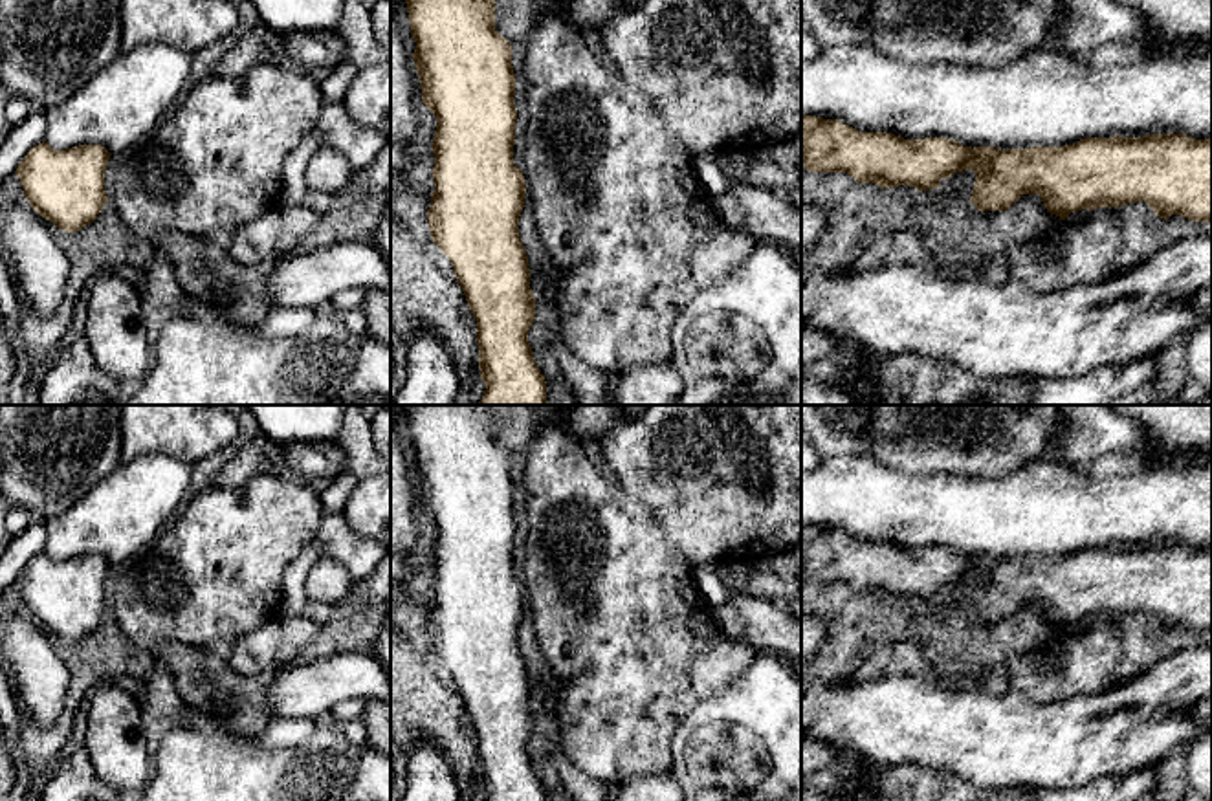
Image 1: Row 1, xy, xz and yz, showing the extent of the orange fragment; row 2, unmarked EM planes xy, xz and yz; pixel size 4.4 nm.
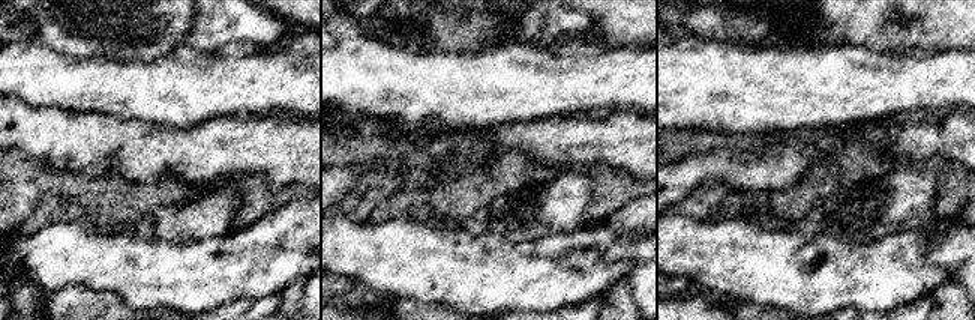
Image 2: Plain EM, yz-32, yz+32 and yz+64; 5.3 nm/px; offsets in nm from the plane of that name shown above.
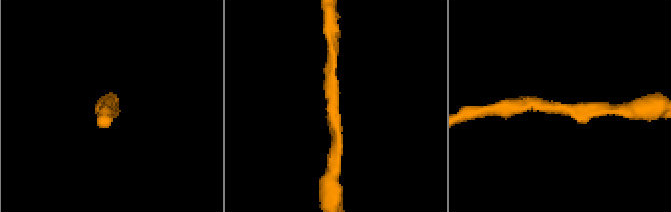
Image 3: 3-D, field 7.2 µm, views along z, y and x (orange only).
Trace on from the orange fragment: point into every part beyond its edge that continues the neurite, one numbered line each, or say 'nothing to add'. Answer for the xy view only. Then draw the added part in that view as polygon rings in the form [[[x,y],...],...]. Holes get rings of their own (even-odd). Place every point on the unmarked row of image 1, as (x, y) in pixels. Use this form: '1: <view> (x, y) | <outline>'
nothing to add

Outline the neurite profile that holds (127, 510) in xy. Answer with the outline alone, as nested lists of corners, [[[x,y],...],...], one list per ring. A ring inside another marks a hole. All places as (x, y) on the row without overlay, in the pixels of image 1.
[[[150,453],[121,462],[66,511],[44,521],[44,554],[55,561],[103,555],[110,566],[150,546],[183,506],[191,464]]]

